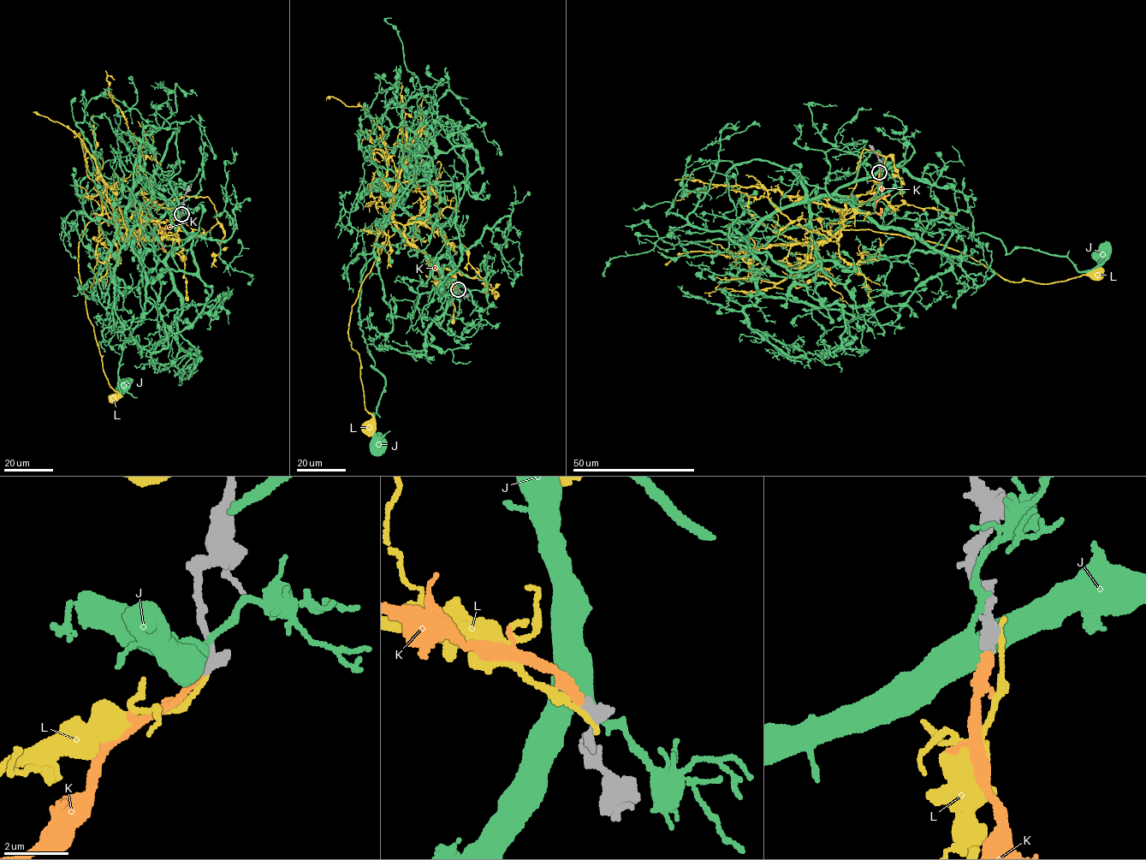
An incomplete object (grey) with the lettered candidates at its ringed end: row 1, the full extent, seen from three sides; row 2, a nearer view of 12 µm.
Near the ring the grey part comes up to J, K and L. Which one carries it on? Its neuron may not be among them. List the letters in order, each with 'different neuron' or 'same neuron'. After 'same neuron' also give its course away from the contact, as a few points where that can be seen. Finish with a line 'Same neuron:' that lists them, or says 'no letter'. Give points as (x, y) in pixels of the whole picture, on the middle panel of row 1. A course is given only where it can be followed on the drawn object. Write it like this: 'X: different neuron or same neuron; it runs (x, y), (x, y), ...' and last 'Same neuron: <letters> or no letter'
J: different neuron
K: same neuron; it runs (458, 289), (440, 280), (436, 266), (430, 275)
L: different neuron
Same neuron: K

